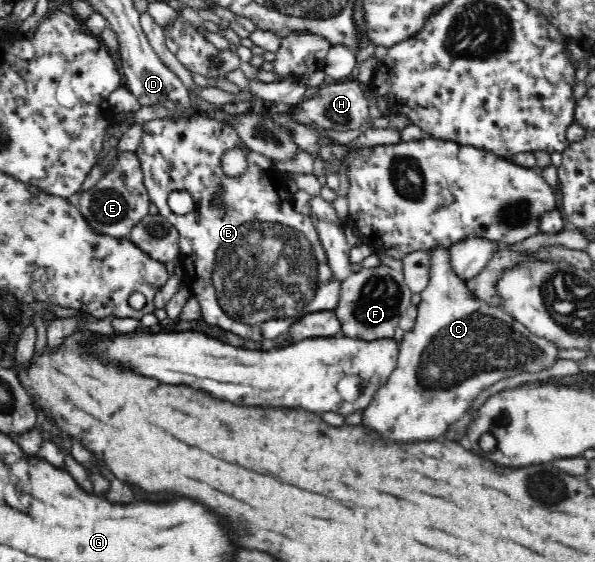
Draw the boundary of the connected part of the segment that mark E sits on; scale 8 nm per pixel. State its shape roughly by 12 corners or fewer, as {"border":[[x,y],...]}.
{"border":[[135,152],[75,204],[100,235],[130,239],[151,199]]}

